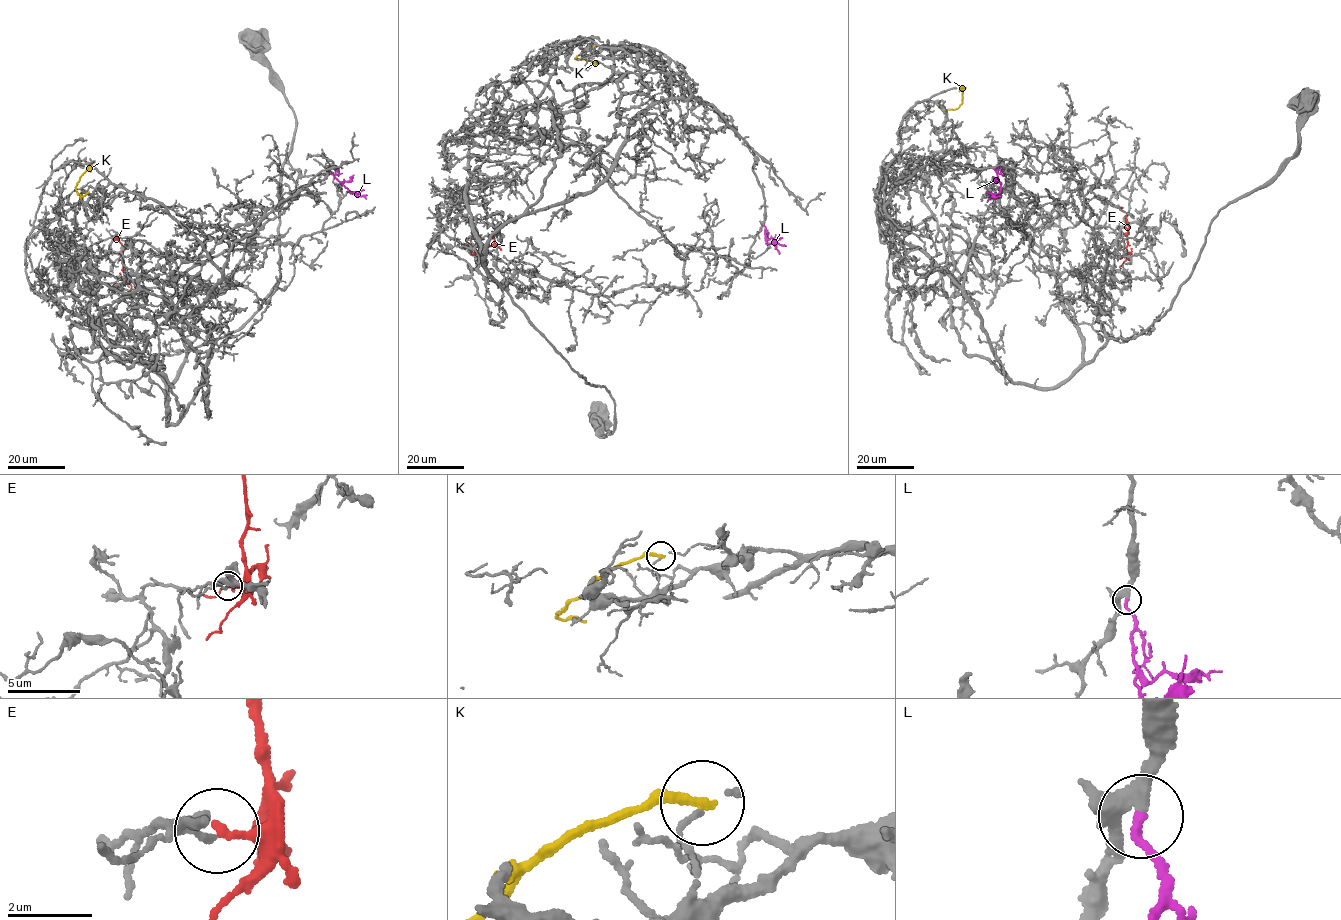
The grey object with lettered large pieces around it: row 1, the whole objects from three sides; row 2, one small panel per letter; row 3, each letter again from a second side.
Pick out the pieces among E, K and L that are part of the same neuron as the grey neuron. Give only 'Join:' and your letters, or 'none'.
Join: E, L

